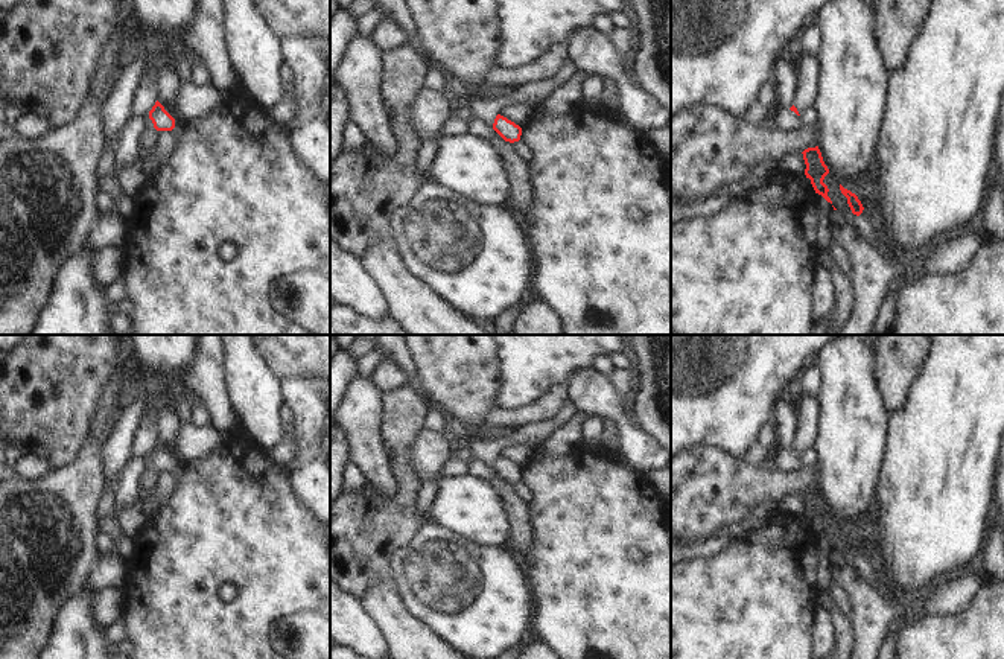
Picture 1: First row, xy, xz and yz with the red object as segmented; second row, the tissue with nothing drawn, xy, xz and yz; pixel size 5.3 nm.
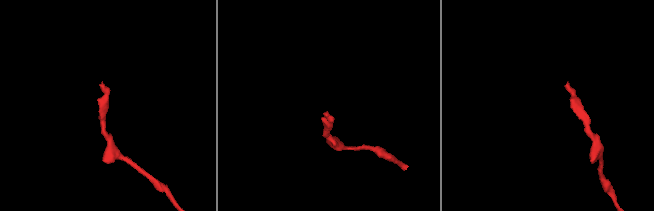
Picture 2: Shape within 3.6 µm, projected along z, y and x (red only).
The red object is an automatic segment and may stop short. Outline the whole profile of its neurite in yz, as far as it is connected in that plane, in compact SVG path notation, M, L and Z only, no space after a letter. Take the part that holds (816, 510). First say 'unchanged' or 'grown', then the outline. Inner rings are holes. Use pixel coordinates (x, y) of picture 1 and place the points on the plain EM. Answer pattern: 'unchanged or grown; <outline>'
unchanged; M818 487L808 489L802 495L806 505L805 516L811 521L815 534L821 536L828 543L832 545L831 539L828 537L829 530L823 524L824 517L829 514L829 510L823 502Z

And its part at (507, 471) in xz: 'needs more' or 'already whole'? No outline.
already whole

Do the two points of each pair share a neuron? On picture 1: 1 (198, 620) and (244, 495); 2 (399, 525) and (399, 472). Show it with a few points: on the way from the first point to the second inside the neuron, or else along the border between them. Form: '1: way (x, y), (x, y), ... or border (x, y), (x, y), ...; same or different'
1: way (192, 589), (192, 551), (218, 525); same
2: way (399, 512), (402, 486); same

